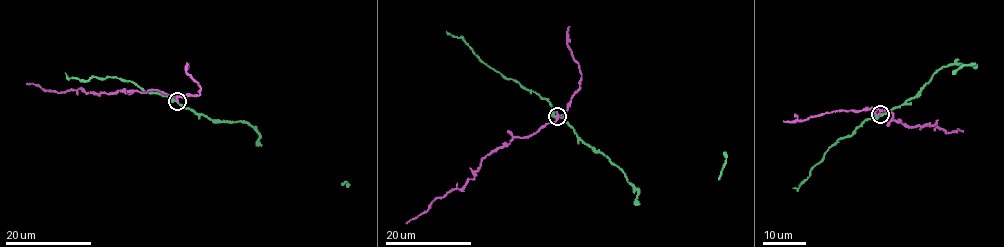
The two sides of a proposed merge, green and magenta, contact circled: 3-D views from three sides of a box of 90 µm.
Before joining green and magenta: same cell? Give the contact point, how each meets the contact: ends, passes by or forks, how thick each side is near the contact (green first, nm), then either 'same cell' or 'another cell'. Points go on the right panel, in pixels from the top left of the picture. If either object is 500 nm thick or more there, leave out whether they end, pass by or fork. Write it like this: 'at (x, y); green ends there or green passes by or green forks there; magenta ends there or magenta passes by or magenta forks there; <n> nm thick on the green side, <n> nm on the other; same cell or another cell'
at (880, 114); green passes by; magenta ends there; 280 nm thick on the green side, 280 nm on the other; same cell

